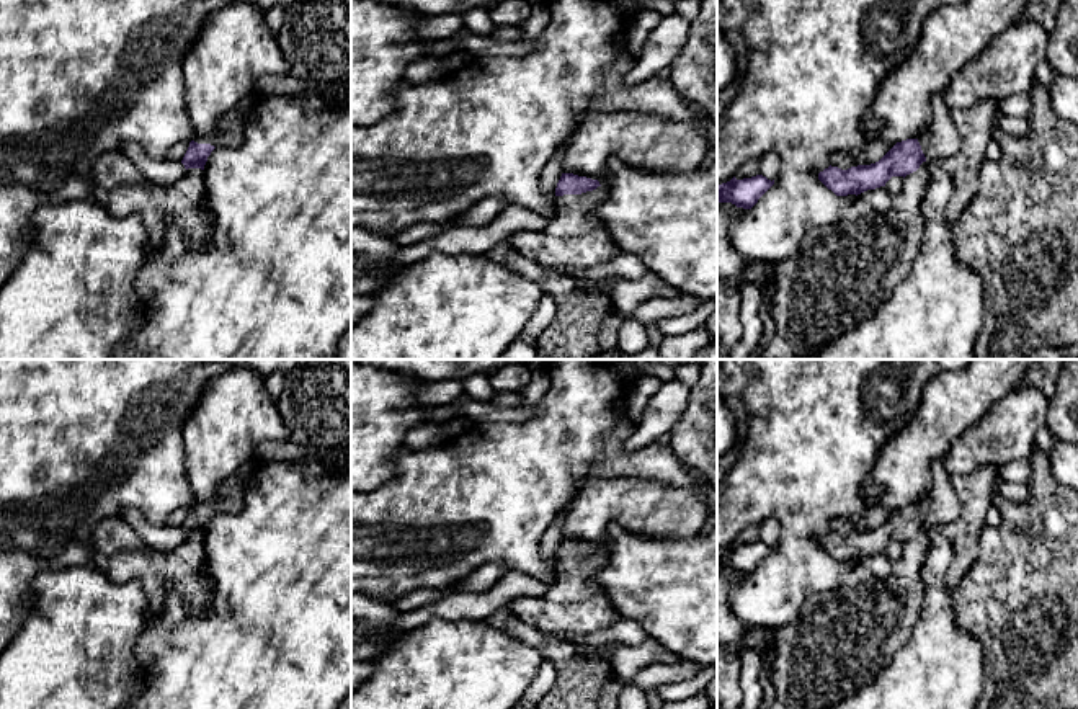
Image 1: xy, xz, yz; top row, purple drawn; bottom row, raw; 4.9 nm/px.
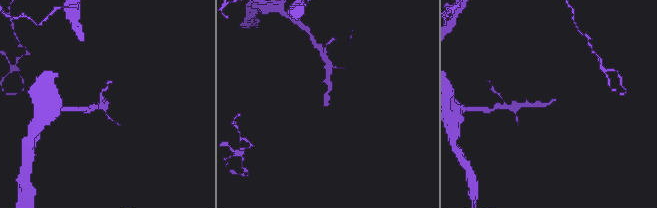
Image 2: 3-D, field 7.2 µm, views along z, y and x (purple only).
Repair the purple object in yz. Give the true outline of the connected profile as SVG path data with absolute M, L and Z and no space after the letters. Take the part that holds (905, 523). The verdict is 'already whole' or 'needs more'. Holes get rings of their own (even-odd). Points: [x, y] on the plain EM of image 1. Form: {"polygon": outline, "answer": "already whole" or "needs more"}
{"polygon": "M942 461L929 466L929 497L918 505L897 508L879 528L858 531L848 536L828 533L818 546L836 562L861 560L867 555L885 552L892 542L906 542L923 528L942 528L959 518L959 500L952 475Z", "answer": "needs more"}

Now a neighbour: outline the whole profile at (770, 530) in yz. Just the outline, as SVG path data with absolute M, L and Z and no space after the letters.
M768 518L758 524L760 541L768 546L776 546L781 536L781 523L776 518Z

